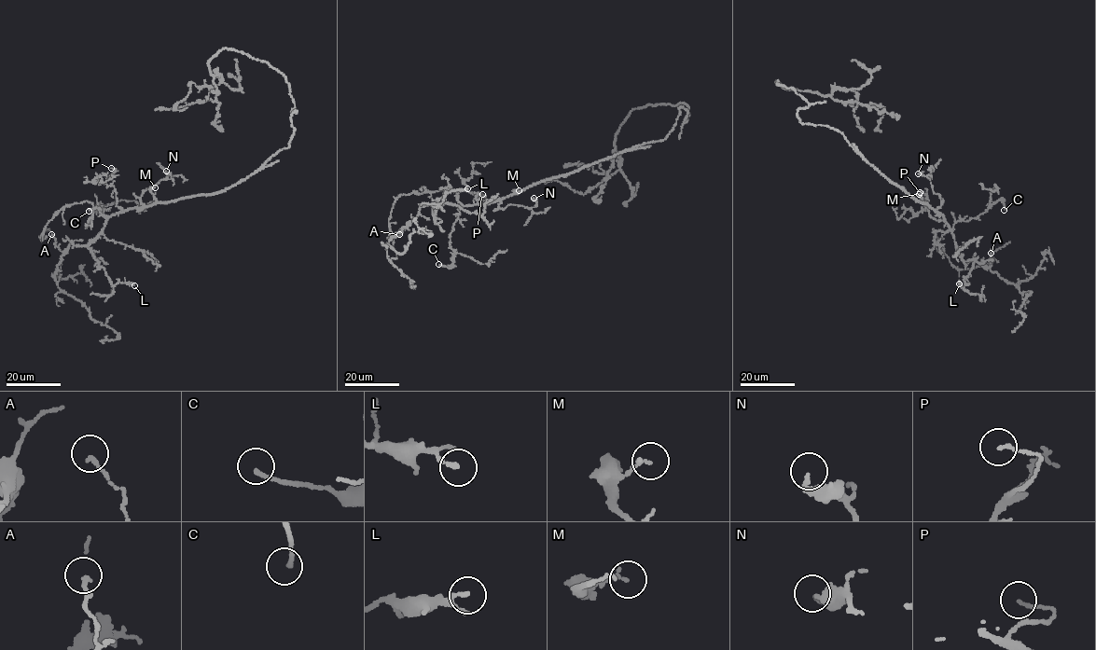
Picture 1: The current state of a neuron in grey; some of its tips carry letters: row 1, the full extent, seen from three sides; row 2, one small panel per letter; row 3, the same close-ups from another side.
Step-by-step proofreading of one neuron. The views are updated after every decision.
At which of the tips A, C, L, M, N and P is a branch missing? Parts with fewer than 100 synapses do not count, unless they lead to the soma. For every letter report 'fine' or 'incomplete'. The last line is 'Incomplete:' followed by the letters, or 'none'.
A: fine
C: fine
L: fine
M: fine
N: fine
P: fine
Incomplete: none

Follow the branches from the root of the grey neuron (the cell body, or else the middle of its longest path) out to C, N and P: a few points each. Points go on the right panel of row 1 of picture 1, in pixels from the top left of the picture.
C: (869, 163), (910, 197), (941, 214), (952, 230), (954, 223), (978, 216), (1001, 200), (1004, 210)
N: (869, 163), (910, 197), (935, 210), (941, 204), (939, 196), (933, 191), (929, 174), (918, 173)
P: (869, 163), (910, 197), (941, 214), (944, 220), (930, 215), (926, 195), (920, 192)

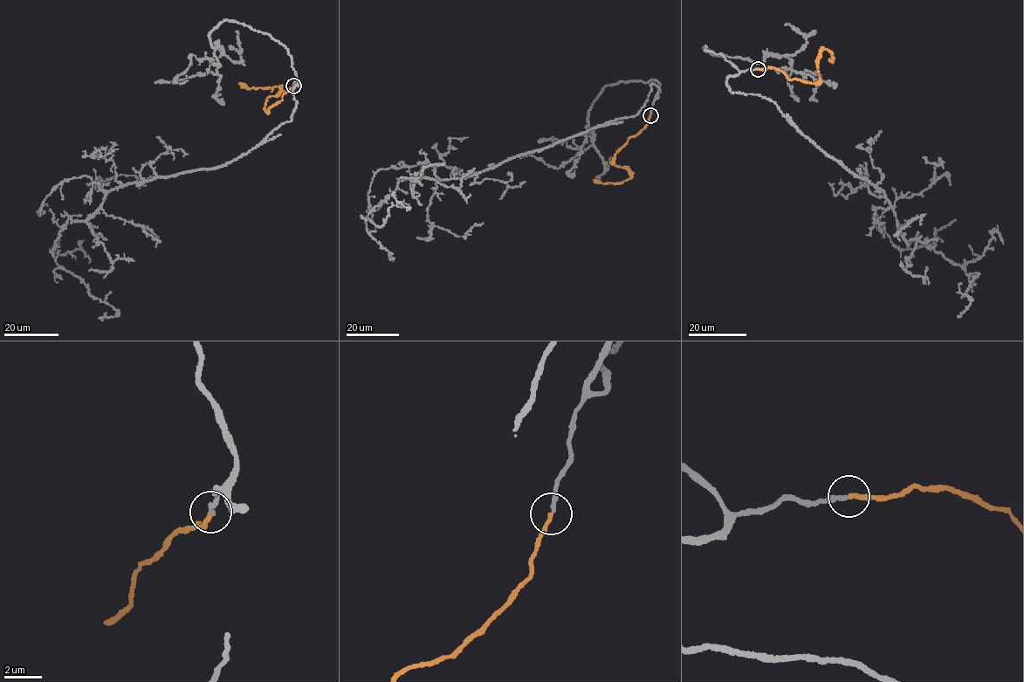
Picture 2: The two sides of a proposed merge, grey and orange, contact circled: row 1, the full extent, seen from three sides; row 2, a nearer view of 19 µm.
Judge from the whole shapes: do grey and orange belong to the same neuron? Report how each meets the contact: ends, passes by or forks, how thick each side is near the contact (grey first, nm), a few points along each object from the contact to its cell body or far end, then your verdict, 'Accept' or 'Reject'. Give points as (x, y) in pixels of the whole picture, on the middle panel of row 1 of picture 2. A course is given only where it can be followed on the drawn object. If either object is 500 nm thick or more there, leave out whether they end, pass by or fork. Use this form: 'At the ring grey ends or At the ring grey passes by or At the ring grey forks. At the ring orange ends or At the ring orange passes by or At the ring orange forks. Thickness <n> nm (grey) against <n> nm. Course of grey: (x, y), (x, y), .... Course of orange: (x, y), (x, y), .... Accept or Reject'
At the ring grey ends. At the ring orange ends. Thickness 240 nm (grey) against 220 nm. Course of grey: (650, 115), (653, 83), (636, 115), (466, 177), (400, 180), (367, 217), (378, 227), (408, 208), (395, 192). Course of orange: (650, 115), (643, 127), (630, 137), (611, 162), (628, 169), (628, 178), (620, 182), (602, 183), (593, 180). Accept

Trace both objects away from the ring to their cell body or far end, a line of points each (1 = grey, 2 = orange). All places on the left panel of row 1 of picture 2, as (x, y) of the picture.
1: (294, 86), (292, 118), (246, 153), (114, 187), (85, 220), (69, 216), (54, 258), (116, 311), (103, 318)
2: (293, 86), (268, 111), (264, 109), (266, 99), (278, 92), (280, 87), (247, 88), (238, 83)

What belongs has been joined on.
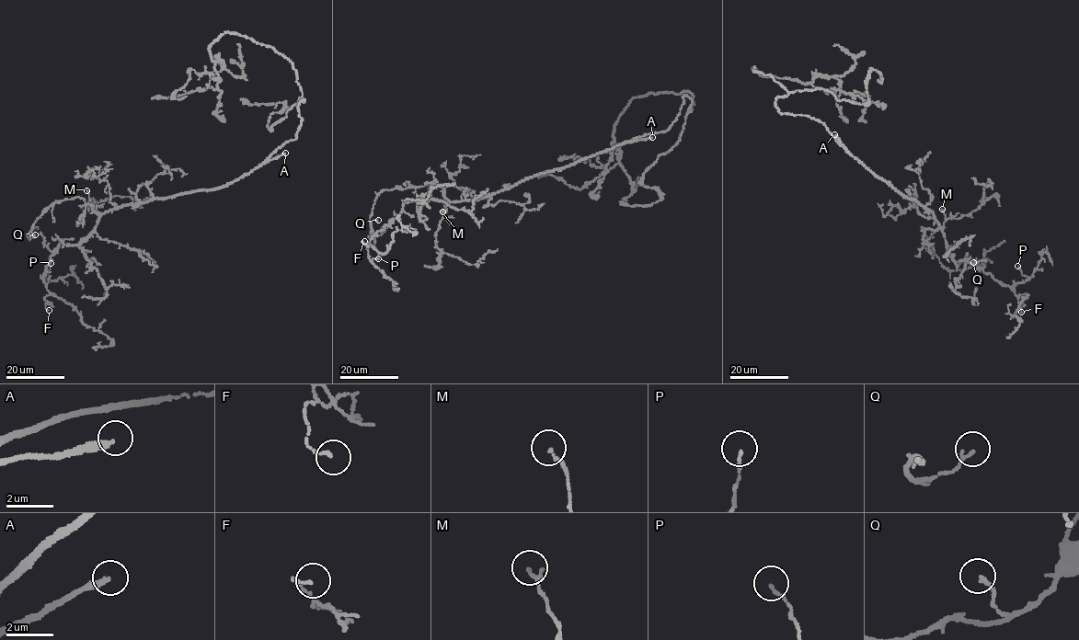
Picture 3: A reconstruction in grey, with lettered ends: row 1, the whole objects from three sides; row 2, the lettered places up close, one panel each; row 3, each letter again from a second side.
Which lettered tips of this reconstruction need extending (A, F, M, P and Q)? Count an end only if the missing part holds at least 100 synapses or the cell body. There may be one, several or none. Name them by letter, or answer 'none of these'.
A

